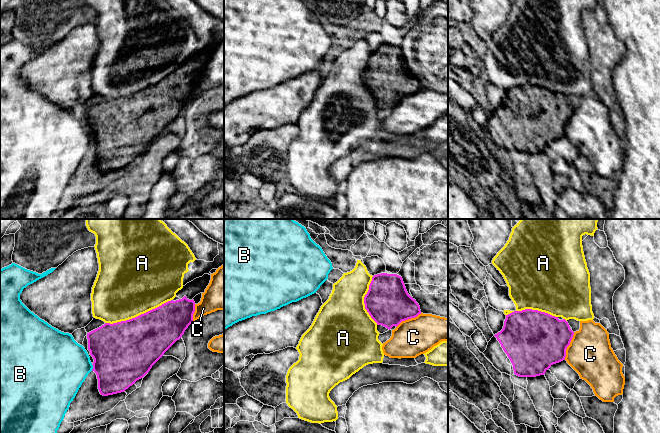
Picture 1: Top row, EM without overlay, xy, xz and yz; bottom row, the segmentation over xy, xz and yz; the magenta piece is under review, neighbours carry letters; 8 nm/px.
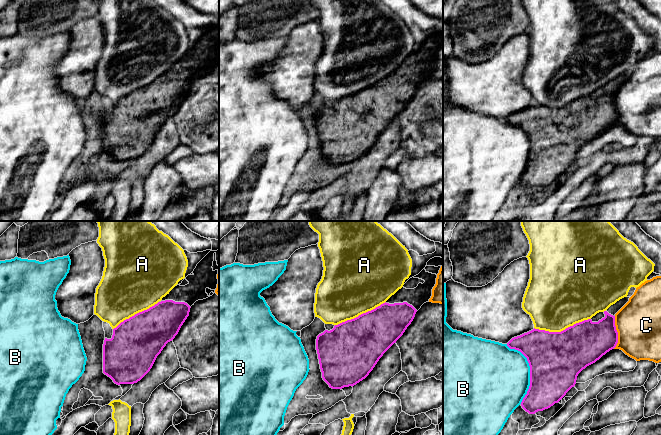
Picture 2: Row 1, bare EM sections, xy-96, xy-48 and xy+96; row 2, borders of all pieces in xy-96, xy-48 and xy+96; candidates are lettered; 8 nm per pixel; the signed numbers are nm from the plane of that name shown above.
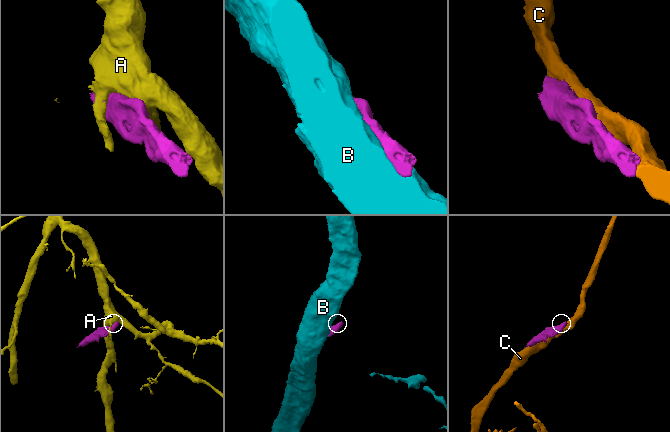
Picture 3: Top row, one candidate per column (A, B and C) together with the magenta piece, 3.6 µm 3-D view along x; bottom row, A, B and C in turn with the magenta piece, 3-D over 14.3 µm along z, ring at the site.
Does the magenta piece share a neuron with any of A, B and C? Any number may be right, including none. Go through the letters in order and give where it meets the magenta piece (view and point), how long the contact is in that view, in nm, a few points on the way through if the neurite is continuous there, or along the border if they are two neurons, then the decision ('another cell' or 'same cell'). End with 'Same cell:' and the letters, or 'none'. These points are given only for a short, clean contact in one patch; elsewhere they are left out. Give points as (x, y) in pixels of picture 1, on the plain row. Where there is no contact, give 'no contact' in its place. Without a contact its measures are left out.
A: contact xy (139, 91); length 600 nm; another cell
B: contact xy (93, 143); length 60 nm; another cell
C: contact yz (568, 121); length 240 nm; another cell
Same cell: none

